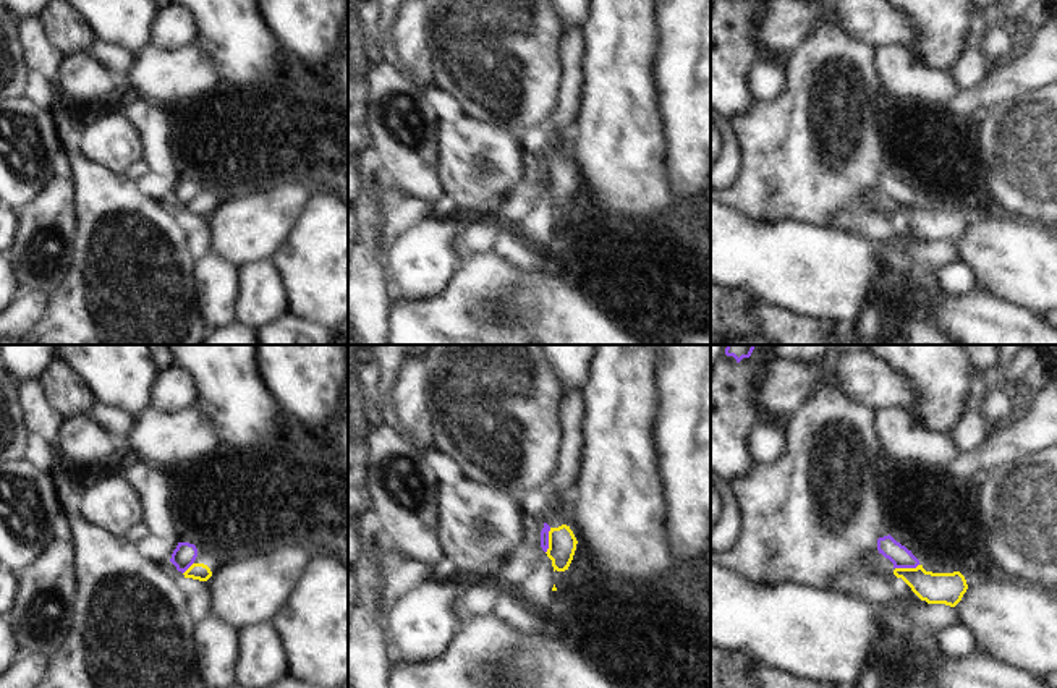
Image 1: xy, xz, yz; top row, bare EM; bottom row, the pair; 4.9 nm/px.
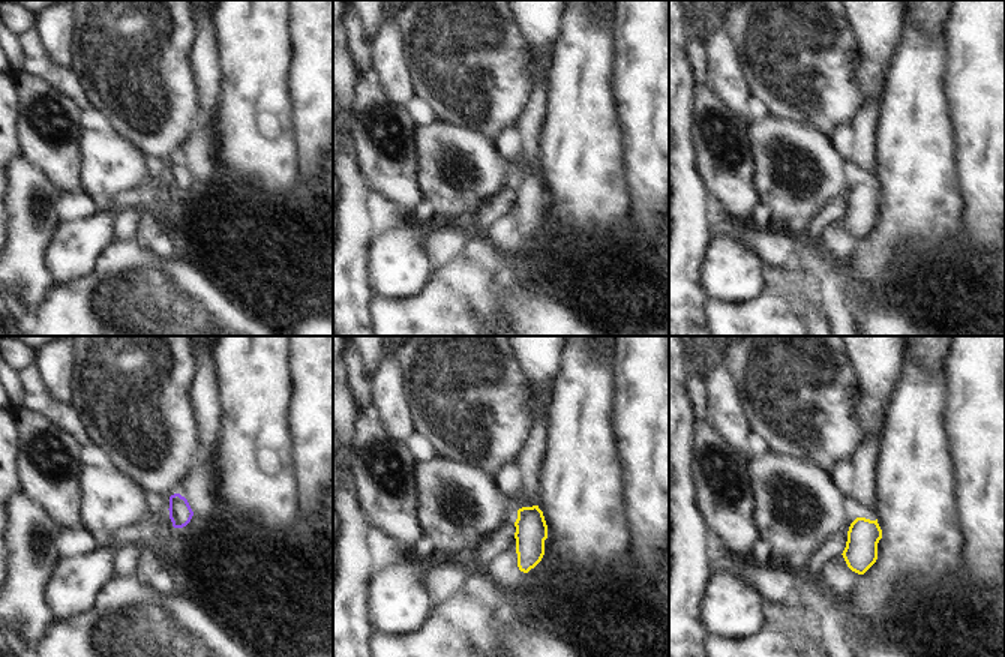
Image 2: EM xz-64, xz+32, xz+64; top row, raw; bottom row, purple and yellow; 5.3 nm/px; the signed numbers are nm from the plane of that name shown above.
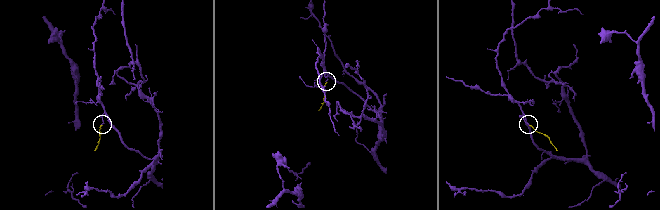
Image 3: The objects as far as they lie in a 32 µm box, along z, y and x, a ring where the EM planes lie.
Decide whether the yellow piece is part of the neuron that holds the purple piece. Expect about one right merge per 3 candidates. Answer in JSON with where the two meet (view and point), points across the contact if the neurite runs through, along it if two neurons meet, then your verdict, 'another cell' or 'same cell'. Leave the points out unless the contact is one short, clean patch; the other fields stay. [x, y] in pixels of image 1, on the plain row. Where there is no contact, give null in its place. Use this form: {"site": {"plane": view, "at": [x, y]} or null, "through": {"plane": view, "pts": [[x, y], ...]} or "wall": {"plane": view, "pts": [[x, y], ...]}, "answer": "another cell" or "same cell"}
{"site": {"plane": "xz", "at": [547, 178]}, "wall": {"plane": "xz", "pts": [[551, 165], [546, 190]]}, "answer": "another cell"}

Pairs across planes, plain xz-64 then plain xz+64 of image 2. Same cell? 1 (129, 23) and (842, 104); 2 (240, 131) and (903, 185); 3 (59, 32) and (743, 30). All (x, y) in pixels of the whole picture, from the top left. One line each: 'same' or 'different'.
1: same
2: same
3: different

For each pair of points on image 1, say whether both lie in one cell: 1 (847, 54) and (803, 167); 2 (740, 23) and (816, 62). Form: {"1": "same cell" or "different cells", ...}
{"1": "same cell", "2": "different cells"}

